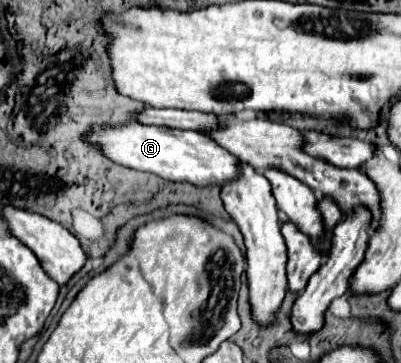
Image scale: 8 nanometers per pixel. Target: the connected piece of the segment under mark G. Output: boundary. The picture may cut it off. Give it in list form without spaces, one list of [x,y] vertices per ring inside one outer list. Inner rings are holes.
[[[142,123],[92,125],[92,129],[82,139],[88,145],[98,147],[100,153],[112,163],[136,171],[154,173],[168,181],[188,181],[194,185],[222,185],[240,175],[238,159],[198,131],[154,127]]]

